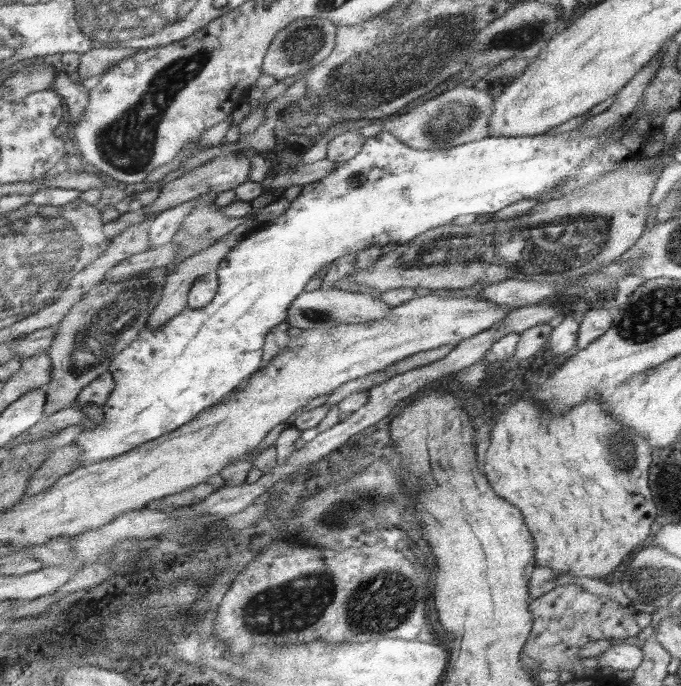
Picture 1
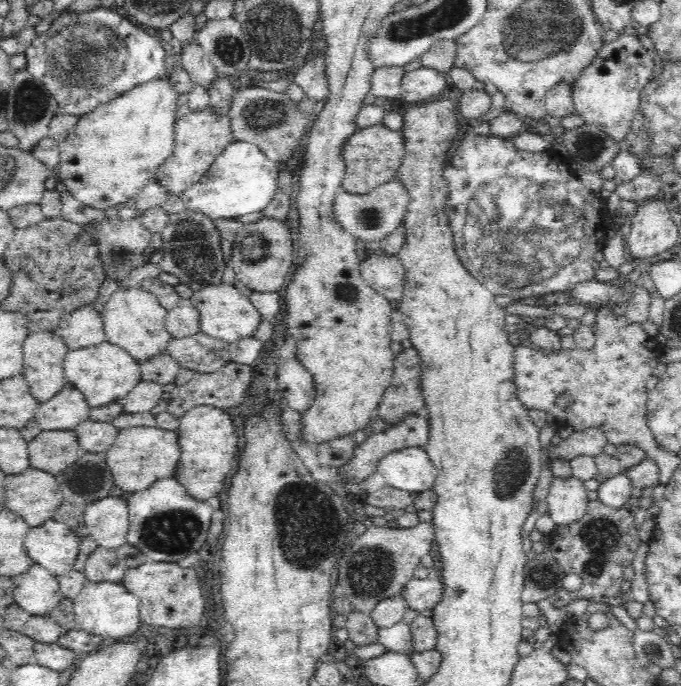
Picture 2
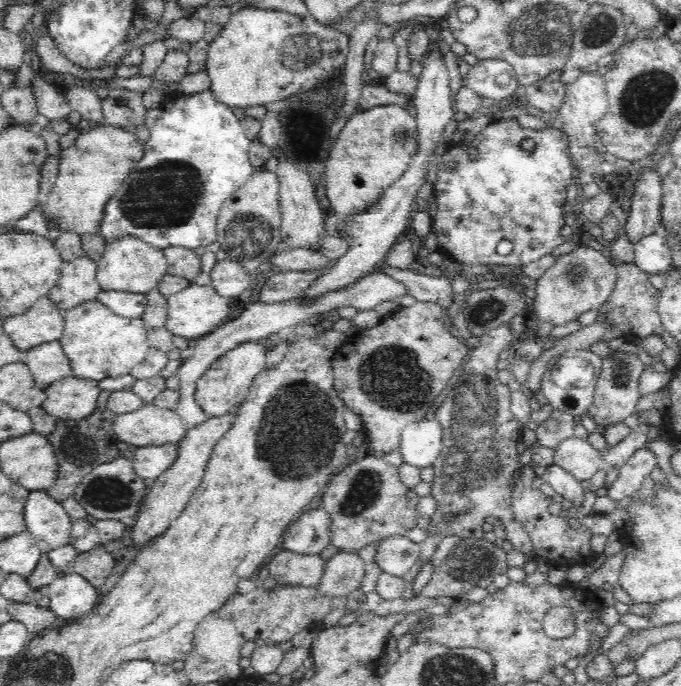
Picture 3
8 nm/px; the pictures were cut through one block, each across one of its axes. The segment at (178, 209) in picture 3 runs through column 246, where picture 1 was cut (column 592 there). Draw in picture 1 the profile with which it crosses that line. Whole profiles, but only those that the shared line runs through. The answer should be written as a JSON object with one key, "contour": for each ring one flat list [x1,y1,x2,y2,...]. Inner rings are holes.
{"contour":[[620,120,615,126,596,134,595,136,584,136,584,134,578,132,578,129,571,130,570,132,558,133,557,135,543,134,522,137,489,136,480,141,461,144,445,150,417,150,416,148,407,146,404,142,401,142,399,138,394,136,394,134,385,130,382,130,375,136,367,138,361,152,359,152,355,158,352,158,347,162,338,163,338,167,335,170,332,170,327,176,325,176,325,178,322,178,322,180,303,186,298,197,290,203,289,208,281,216,267,223,263,222,256,231,249,234,244,241,241,241,234,250,229,252,229,256,220,262,220,268,217,272,218,277,220,278,219,290,217,296,213,301,211,301,211,304,208,304,205,308,197,310,185,309,181,314,178,314,176,317,171,318,170,321,159,326,158,329,152,329,147,325,140,332,140,336,137,337,137,340,133,341,131,345,126,346,113,359,110,371,114,374,116,387,112,392,112,396,109,397,109,400,102,406,104,410,104,421,102,423,95,423,94,429,84,429,79,435,79,438,75,441,77,442,77,445,81,447,81,451,83,451,78,468,87,467,101,461,113,459,121,454,129,453,131,450,137,449,138,447,140,448,147,442,163,437,164,434,172,433,174,430,179,429,180,426,192,421,193,418,199,416,207,409,227,399,239,386,243,384,243,382,248,380,254,373,264,366,265,337,267,337,273,329,277,328,287,320,289,307,293,304,293,301,303,293,303,290,305,290,305,284,307,284,313,276,318,276,318,272,322,268,329,268,332,262,347,255,366,250,373,245,383,247,385,244,391,244,391,242,395,242,397,245,407,244,407,242,413,240,415,236,424,234,428,230,445,226,446,224,453,222,455,218,463,216,463,214,495,214,495,212,507,208,509,204,515,204,515,202,525,200,525,198,535,198,539,203,553,200,554,198,563,196,568,192,580,189,590,182,595,182,604,174,613,172,619,167,622,167,626,162,631,161,634,163,634,159,645,157,642,151,636,153,631,152,625,144,621,143,621,139,613,141,613,132,617,132,617,128,621,128,623,121,624,120],[563,182,565,182,565,185,559,192,551,193,555,190,555,186,561,186]]}

